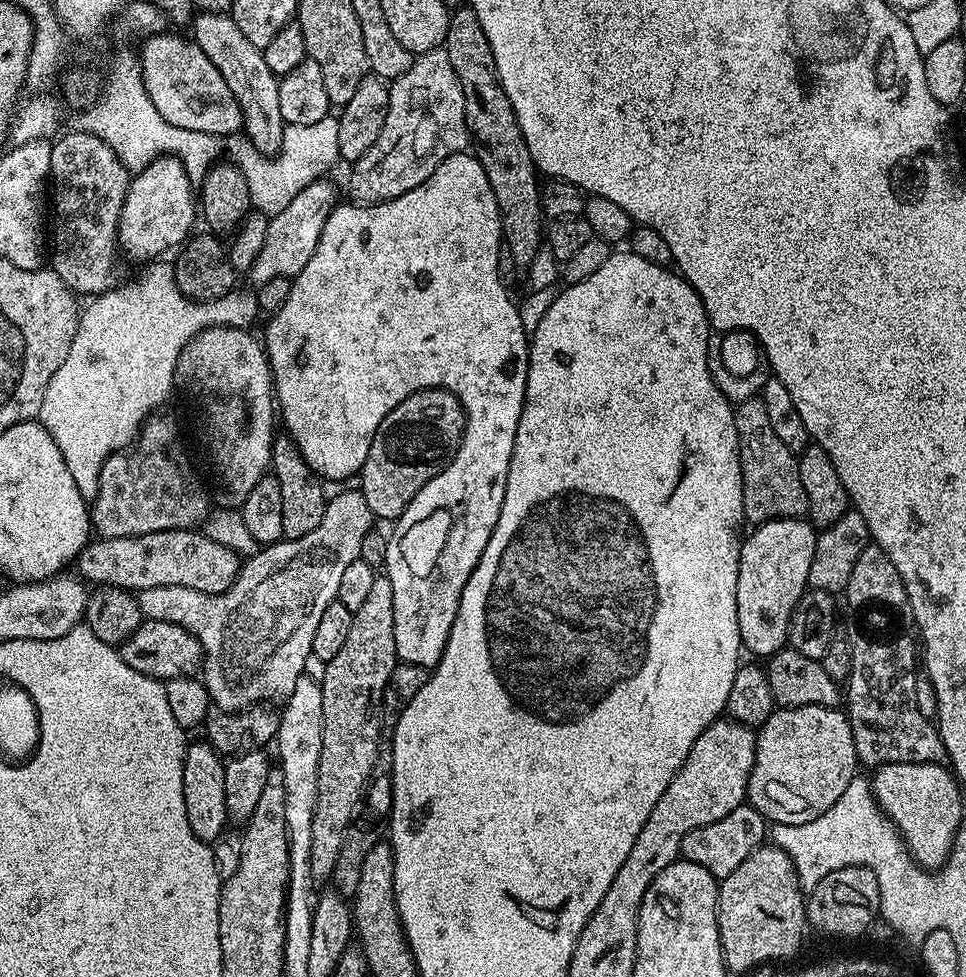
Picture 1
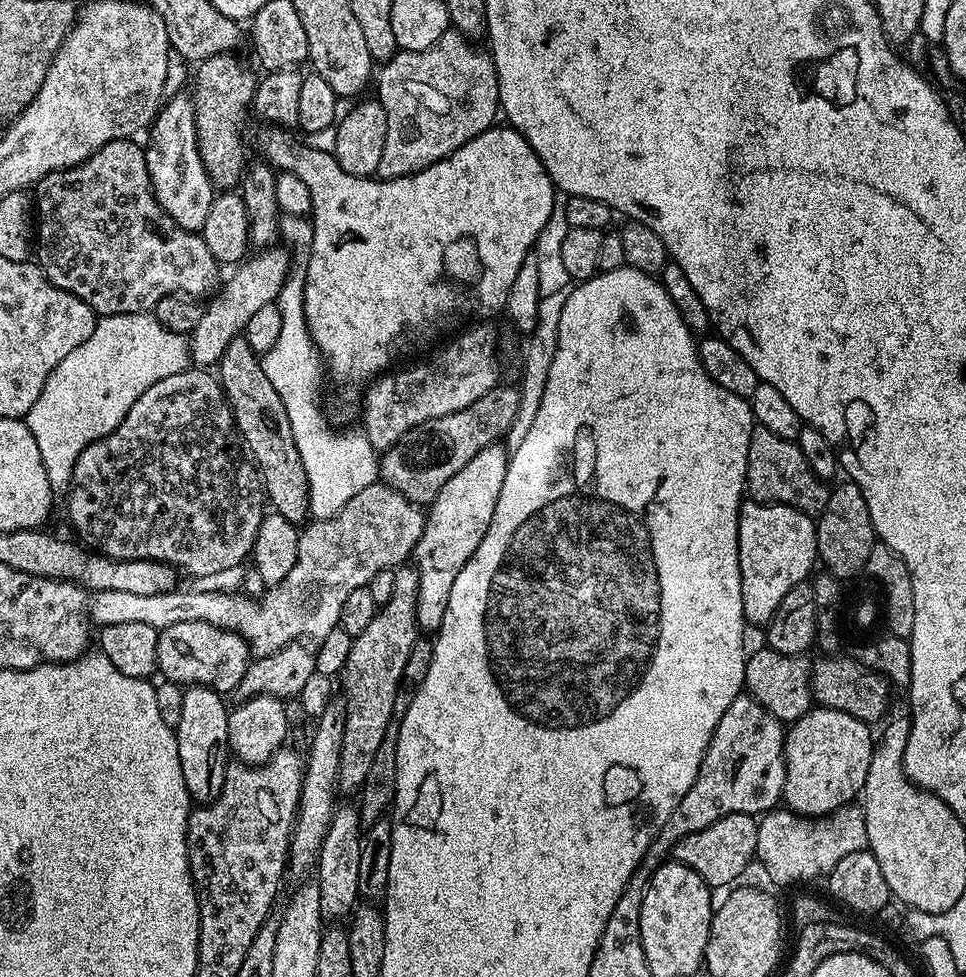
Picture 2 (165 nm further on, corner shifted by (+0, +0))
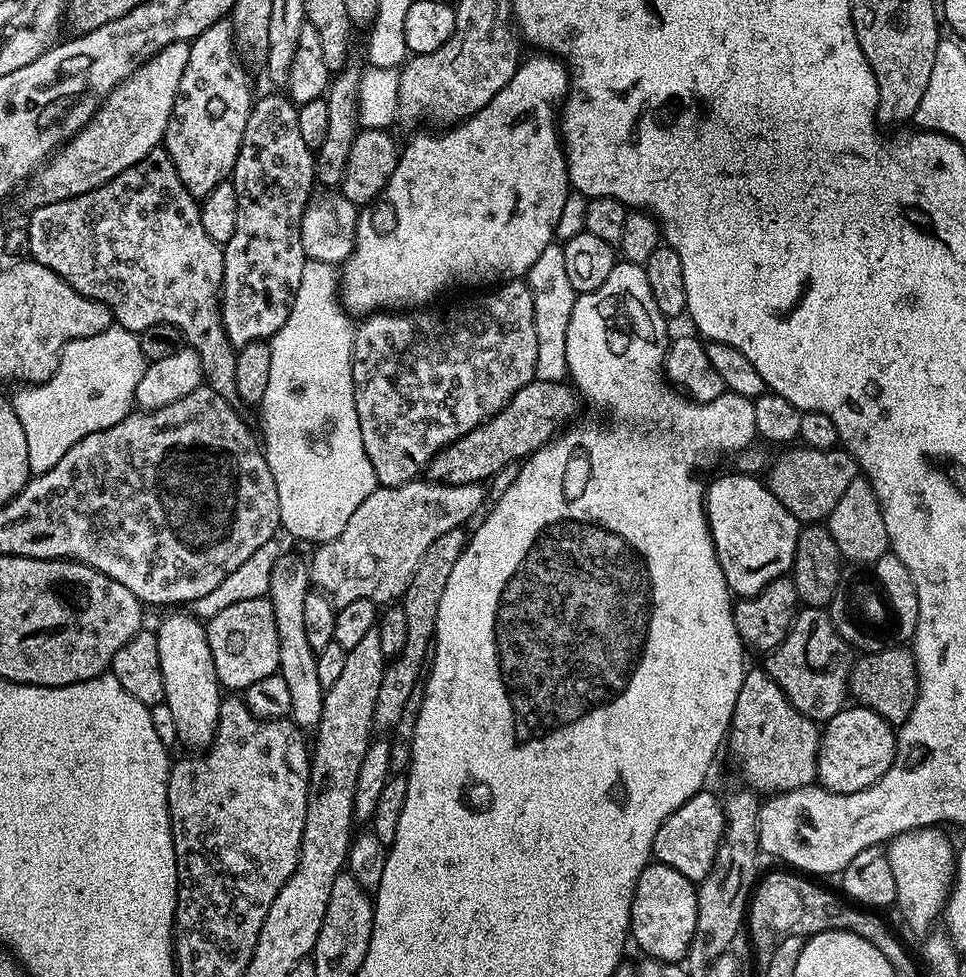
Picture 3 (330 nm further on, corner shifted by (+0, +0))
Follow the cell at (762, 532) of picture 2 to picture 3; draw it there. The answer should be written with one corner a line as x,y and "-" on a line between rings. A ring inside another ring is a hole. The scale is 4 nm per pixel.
752,474
731,475
720,476
713,484
707,485
704,513
708,515
708,529
714,542
712,551
718,554
720,574
726,578
729,589
743,598
758,594
770,582
791,573
802,524
794,518
794,514
790,514
790,510
786,510
786,506
782,506
782,502
778,502
778,498
774,498
763,479

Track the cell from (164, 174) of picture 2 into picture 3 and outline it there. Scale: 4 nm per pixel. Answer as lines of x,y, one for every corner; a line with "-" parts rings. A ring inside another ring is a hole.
231,19
219,20
214,22
214,26
202,30
202,34
190,41
188,49
190,62
186,62
186,70
182,70
182,82
178,82
178,94
174,98
170,122
164,131
162,147
170,154
174,170
178,170
178,178
182,178
182,186
186,186
192,196
203,198
210,194
210,190
214,190
214,186
232,175
238,150
242,146
242,134
246,134
246,118
250,118
254,95
252,80
248,77
249,69
242,63
236,50

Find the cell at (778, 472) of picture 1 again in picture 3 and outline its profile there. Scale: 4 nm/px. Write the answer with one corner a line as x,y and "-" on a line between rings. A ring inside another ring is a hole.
792,446
781,452
784,453
771,461
766,472
766,483
774,498
778,498
778,502
805,525
827,521
834,506
838,506
838,498
846,494
850,482
858,479
855,458
840,446
830,450

